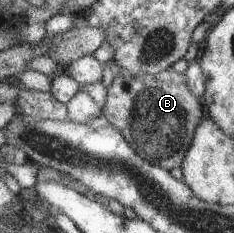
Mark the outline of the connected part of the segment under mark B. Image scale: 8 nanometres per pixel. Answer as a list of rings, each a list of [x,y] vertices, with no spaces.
[[[115,68],[102,111],[143,159],[164,167],[168,172],[182,167],[200,119],[207,114],[201,97],[189,91],[187,77],[173,69],[163,70],[157,75],[137,75],[128,69]]]

